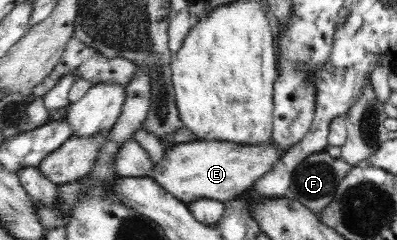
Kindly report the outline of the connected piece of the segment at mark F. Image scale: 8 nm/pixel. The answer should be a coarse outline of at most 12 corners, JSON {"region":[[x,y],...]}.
{"region":[[326,150],[293,170],[285,195],[320,214],[357,166]]}

